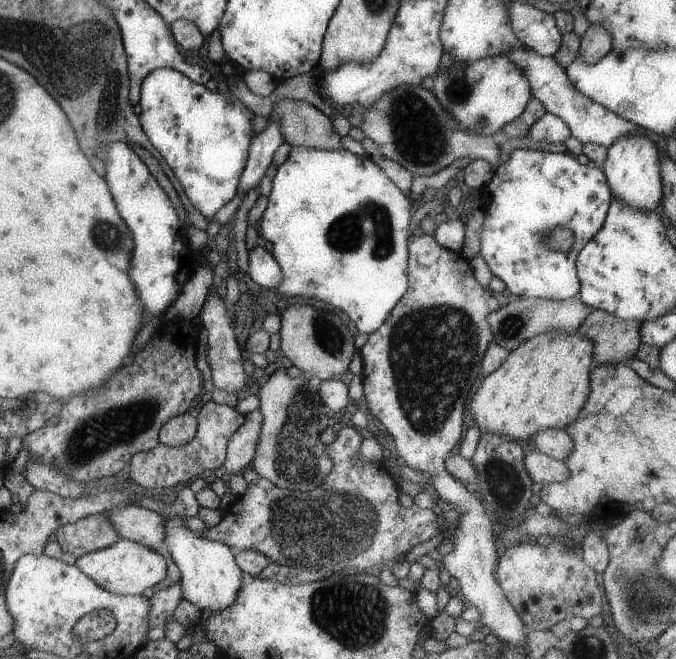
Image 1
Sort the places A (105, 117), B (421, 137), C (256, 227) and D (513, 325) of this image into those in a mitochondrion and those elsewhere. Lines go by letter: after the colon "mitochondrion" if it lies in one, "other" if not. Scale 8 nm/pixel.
A: mitochondrion
B: mitochondrion
C: other
D: mitochondrion

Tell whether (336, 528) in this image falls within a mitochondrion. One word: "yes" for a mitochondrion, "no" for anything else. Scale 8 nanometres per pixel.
yes

